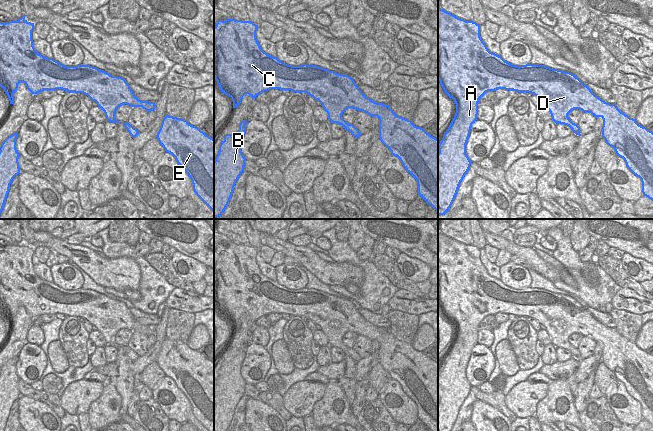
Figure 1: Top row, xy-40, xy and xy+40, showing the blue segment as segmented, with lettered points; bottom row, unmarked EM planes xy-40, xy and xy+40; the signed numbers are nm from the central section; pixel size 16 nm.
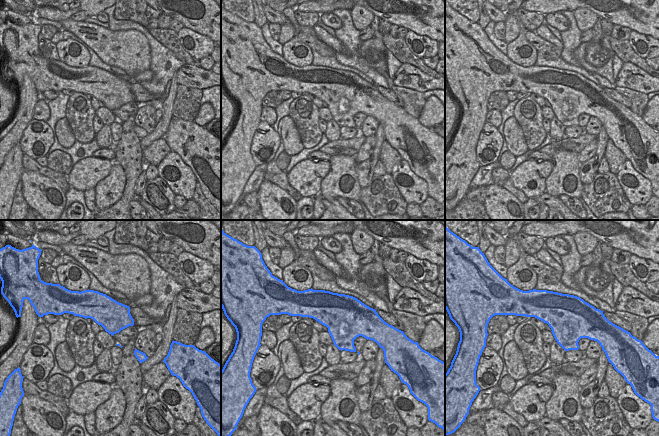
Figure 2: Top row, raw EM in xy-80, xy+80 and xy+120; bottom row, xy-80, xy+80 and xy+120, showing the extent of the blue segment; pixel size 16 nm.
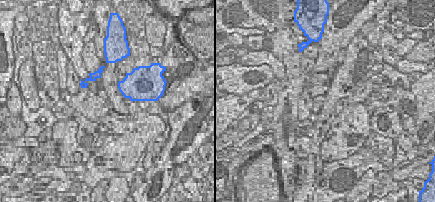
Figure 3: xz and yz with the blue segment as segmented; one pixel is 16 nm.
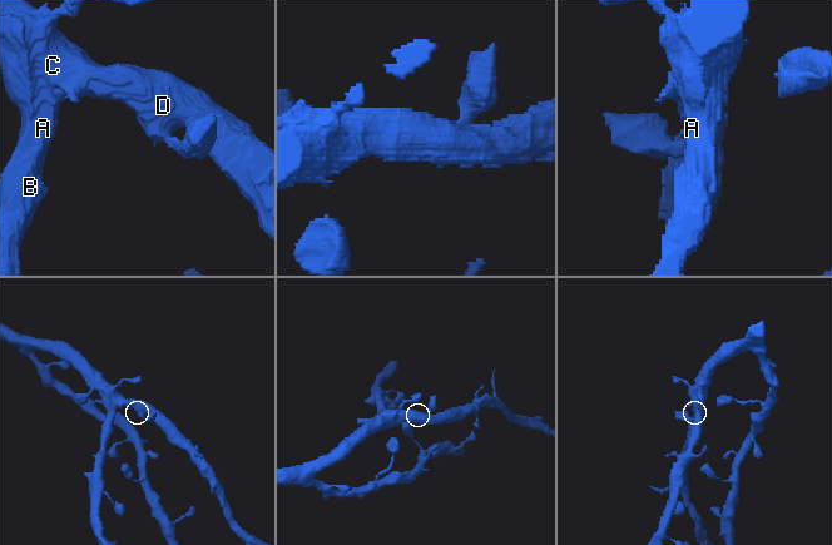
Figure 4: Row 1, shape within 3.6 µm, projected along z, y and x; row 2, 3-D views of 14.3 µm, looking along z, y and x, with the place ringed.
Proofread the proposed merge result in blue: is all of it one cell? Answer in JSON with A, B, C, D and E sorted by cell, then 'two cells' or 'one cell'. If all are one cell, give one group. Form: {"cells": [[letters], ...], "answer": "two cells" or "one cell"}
{"cells": [["A", "B", "C", "D", "E"]], "answer": "one cell"}

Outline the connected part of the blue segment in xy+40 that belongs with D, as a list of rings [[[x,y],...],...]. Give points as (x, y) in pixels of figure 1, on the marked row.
[[[438,3],[438,80],[444,92],[454,100],[456,112],[448,129],[438,144],[438,215],[444,215],[451,207],[457,194],[459,185],[468,172],[471,161],[466,154],[466,144],[470,135],[472,124],[478,120],[479,99],[488,91],[497,89],[513,90],[519,93],[528,92],[537,96],[546,103],[551,117],[556,124],[569,126],[573,133],[581,136],[580,127],[573,123],[568,114],[579,109],[588,112],[596,118],[603,119],[602,137],[606,143],[613,147],[617,156],[624,159],[627,168],[642,182],[643,196],[653,201],[653,132],[639,125],[635,119],[621,112],[616,104],[610,104],[596,96],[591,89],[585,85],[574,74],[558,69],[553,69],[539,64],[513,65],[505,61],[501,56],[488,50],[486,44],[480,37],[480,25],[473,21],[466,21],[440,8]]]

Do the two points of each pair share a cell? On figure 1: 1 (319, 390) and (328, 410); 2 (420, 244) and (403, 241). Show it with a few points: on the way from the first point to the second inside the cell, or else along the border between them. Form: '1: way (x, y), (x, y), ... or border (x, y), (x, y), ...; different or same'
1: border (326, 384), (324, 394), (314, 404), (311, 414); different
2: way (416, 243), (407, 242); same

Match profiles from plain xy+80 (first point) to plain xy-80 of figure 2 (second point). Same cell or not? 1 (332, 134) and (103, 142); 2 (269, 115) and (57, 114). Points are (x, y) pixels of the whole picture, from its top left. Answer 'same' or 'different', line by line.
1: same
2: different

